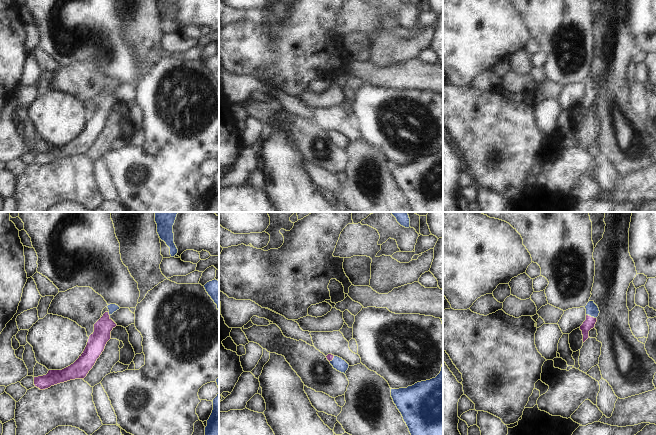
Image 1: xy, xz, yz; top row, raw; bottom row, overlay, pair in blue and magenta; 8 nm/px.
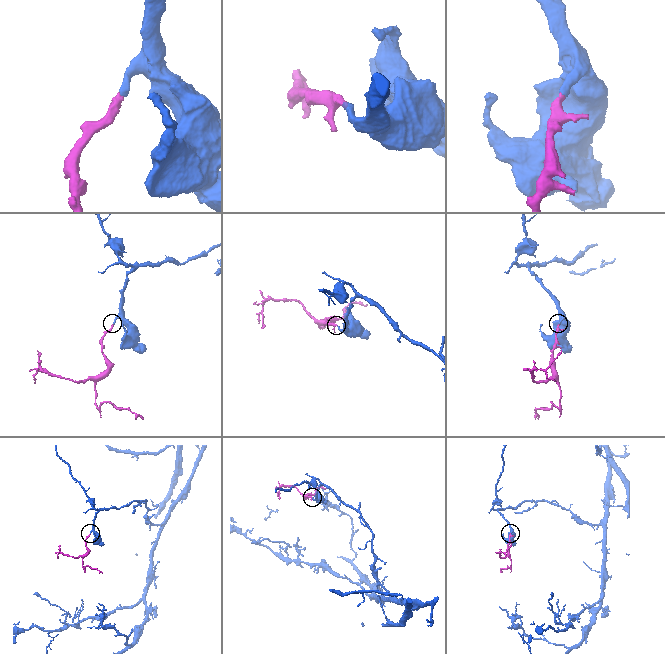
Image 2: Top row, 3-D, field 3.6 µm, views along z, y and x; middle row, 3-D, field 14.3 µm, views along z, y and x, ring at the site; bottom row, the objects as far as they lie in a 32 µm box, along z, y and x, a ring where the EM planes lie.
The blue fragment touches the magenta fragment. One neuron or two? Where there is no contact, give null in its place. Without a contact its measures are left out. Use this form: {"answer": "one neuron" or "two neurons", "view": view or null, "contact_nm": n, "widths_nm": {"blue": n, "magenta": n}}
{"answer": "one neuron", "view": "yz", "contact_nm": 90, "widths_nm": {"blue": 100, "magenta": 90}}

